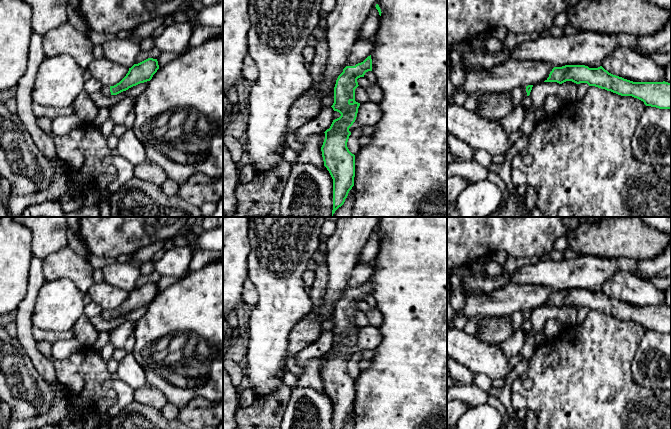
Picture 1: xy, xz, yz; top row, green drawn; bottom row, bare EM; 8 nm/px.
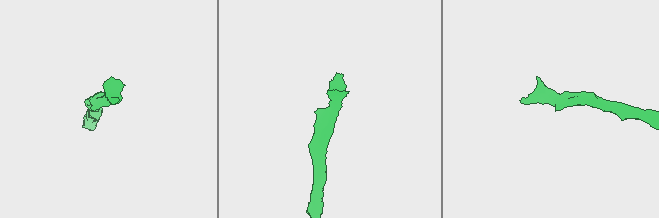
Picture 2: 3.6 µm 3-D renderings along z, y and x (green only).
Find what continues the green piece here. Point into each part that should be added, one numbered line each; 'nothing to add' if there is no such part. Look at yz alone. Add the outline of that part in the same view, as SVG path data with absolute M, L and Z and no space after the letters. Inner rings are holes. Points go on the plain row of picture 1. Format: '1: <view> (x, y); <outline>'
1: yz (518, 317); M515 311L510 315L514 333L522 329L522 324L527 320L526 311Z

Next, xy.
1: xy (105, 314); M103 310L102 313L101 313L101 316L105 320L111 320L111 316L110 316L110 311L109 310Z

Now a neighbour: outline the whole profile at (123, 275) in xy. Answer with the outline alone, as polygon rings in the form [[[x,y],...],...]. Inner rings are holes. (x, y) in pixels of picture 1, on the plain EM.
[[[115,262],[106,265],[102,269],[104,282],[126,292],[131,292],[135,288],[135,283],[140,276],[139,267],[130,262]]]

